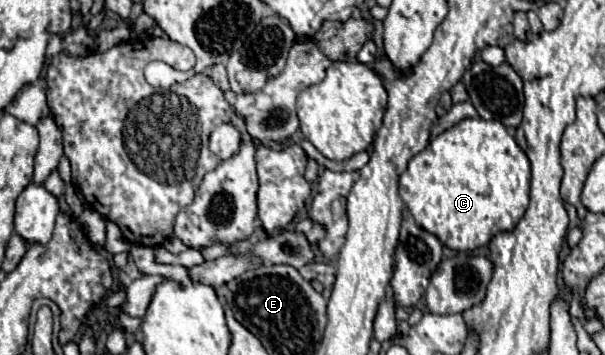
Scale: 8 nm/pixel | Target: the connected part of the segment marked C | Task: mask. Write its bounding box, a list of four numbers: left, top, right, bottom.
[400,119,530,251]

